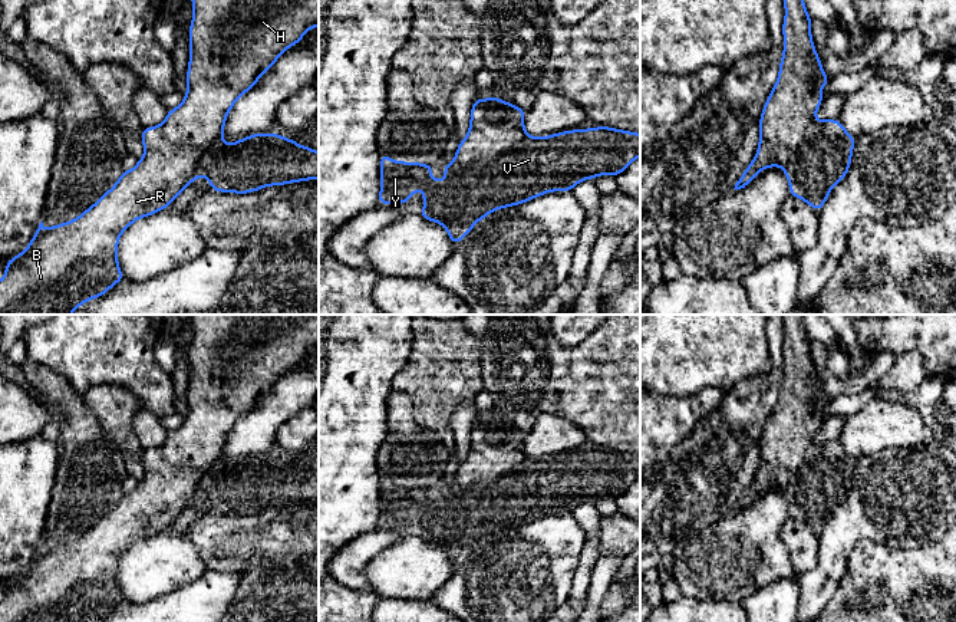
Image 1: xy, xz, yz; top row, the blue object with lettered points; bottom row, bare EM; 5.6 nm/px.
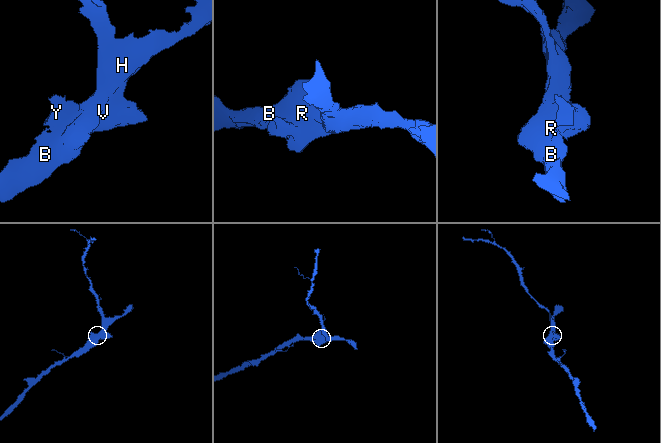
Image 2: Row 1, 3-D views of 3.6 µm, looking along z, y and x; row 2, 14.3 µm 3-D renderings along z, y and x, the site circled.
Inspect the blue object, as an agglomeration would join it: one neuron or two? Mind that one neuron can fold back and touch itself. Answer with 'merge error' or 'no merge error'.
no merge error

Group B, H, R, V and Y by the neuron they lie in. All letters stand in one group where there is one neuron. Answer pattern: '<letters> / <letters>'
B H R V Y

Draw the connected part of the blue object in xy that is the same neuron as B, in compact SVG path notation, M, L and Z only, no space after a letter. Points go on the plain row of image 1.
M191 315L191 322L188 414L182 425L168 432L161 447L142 451L145 477L135 490L123 493L92 529L78 540L47 552L40 543L29 567L6 583L0 622L90 622L105 616L123 602L118 589L119 557L135 542L167 530L195 500L210 500L212 513L237 516L319 500L319 474L280 455L254 455L230 467L222 463L225 440L235 422L256 407L284 372L299 365L309 351L319 348L319 315Z

